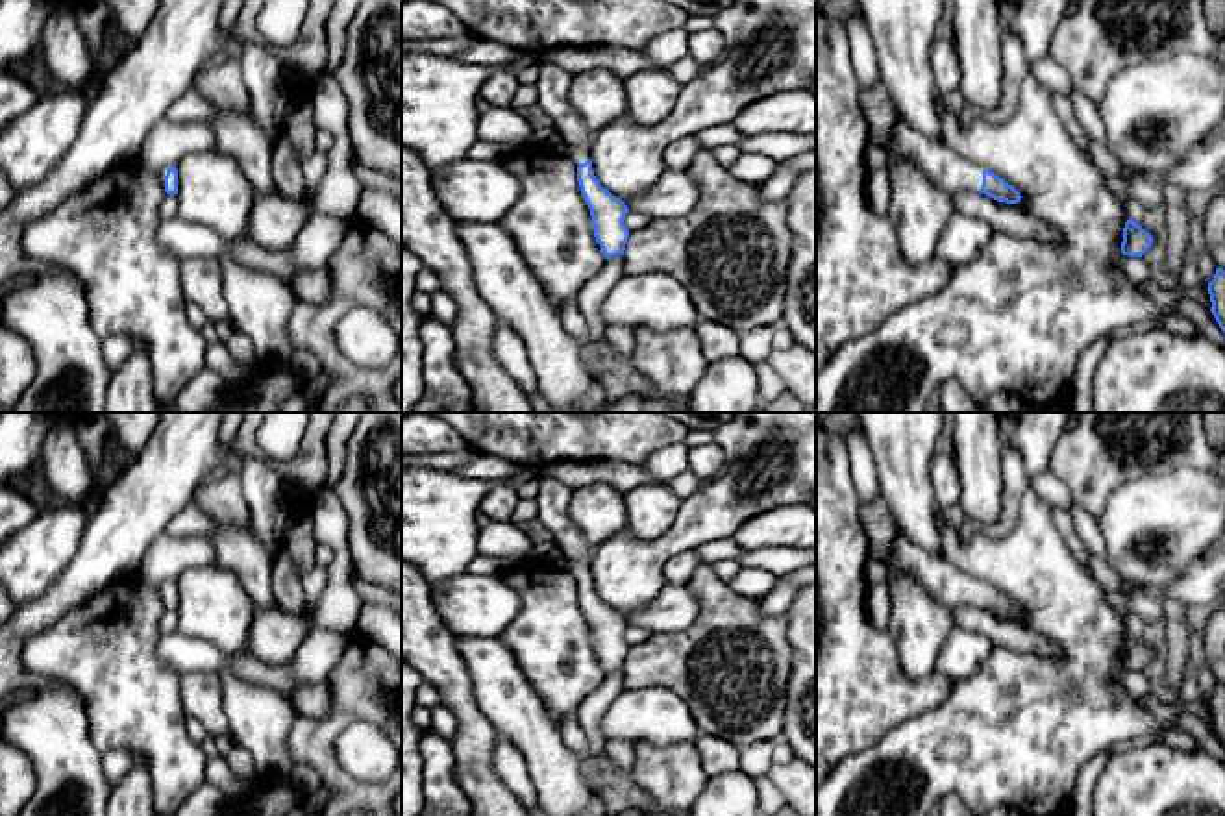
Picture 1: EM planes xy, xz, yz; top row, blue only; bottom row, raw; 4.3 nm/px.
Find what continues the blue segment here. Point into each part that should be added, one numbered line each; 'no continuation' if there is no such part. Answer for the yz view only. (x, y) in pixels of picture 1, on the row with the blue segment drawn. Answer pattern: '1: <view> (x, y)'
1: yz (952, 173)

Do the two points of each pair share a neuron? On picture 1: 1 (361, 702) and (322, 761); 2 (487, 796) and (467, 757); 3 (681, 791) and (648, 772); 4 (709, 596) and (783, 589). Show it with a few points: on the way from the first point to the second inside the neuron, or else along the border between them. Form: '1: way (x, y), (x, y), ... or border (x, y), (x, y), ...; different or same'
1: way (346, 713), (322, 737), (322, 746); same
2: way (483, 787), (476, 778), (474, 766); same
3: way (674, 783), (663, 772), (655, 772); same
4: border (757, 600), (767, 615), (785, 615); different

